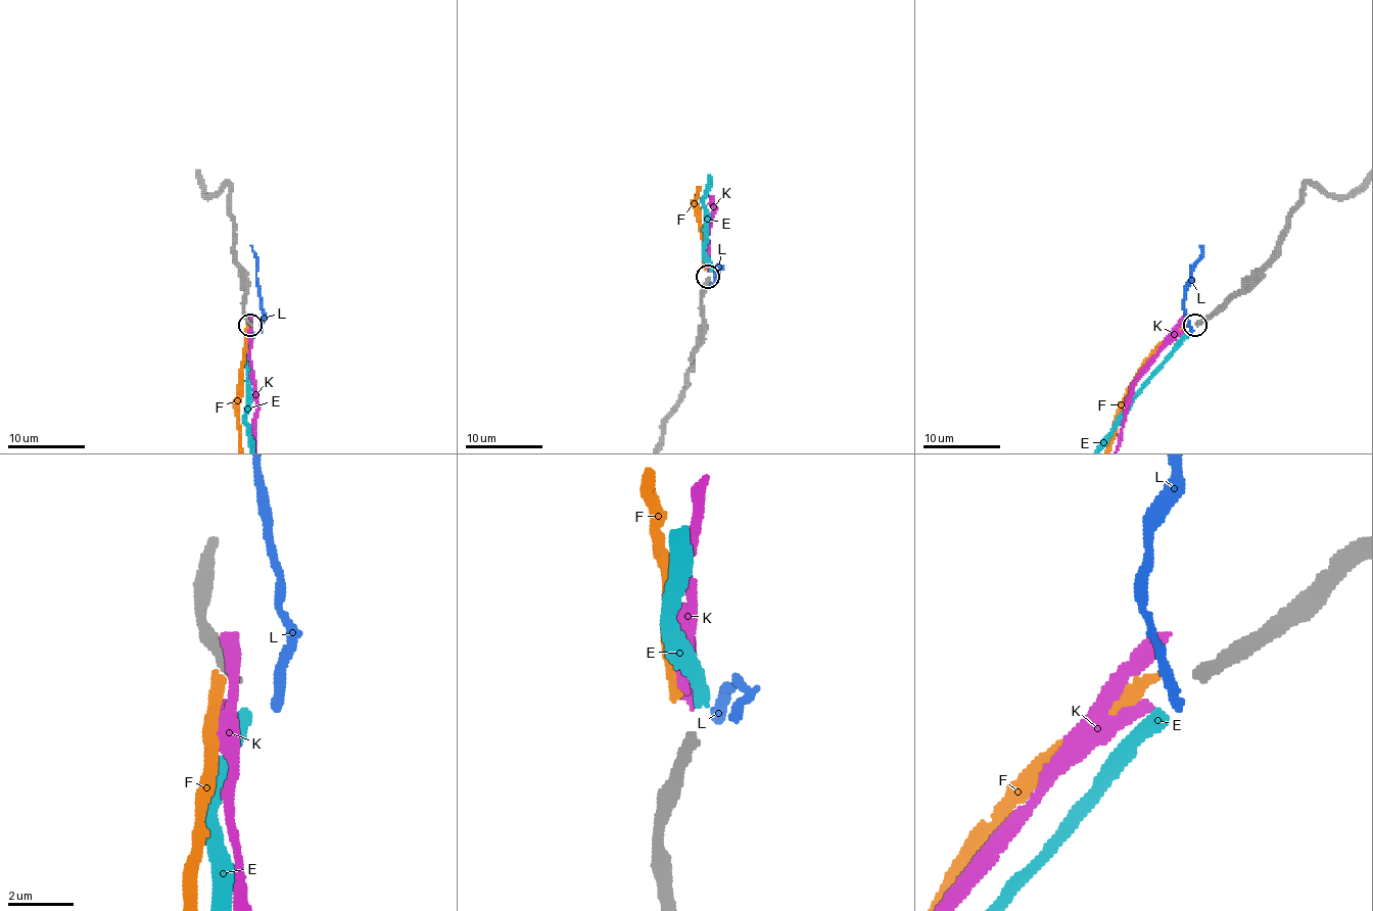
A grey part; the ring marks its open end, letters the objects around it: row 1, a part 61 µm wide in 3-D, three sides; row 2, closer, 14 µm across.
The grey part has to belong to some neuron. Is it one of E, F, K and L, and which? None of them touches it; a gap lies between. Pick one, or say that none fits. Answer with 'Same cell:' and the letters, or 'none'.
Same cell: E

